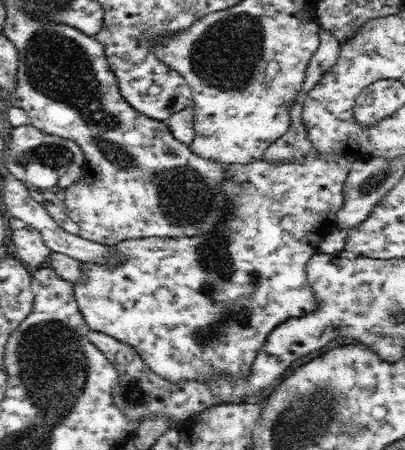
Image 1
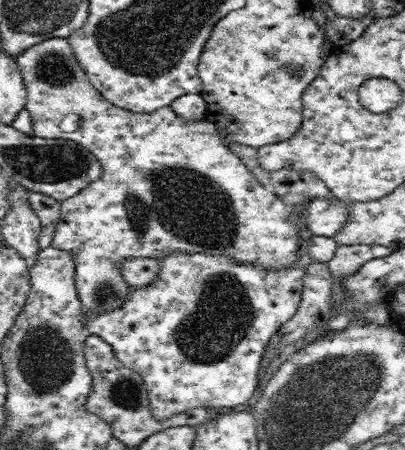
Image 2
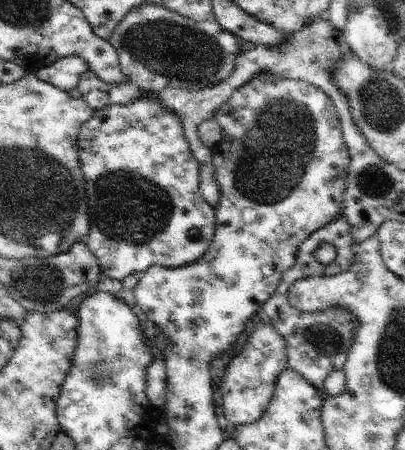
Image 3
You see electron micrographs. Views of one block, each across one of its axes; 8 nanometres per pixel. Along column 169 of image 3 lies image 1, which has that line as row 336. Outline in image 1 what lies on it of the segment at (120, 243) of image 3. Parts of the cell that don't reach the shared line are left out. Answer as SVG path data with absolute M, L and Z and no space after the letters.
M314 146L310 152L304 156L304 160L292 160L292 162L268 162L264 158L258 158L252 164L238 166L230 164L226 166L224 182L220 184L222 200L224 200L224 212L228 214L220 224L214 226L212 232L208 234L198 234L198 236L188 236L188 238L136 238L136 240L124 240L112 246L112 254L116 264L84 264L82 262L82 280L74 284L74 298L78 302L78 308L82 316L86 318L90 330L108 334L110 338L116 338L128 346L134 346L144 364L158 376L168 378L170 382L190 382L190 384L202 384L202 380L210 378L212 374L232 374L236 378L246 378L248 370L252 368L256 356L260 354L262 346L266 344L268 336L276 326L282 322L288 322L290 318L300 318L310 312L318 310L318 296L316 290L310 286L310 280L306 276L308 262L318 254L318 246L328 236L330 232L338 230L336 222L340 212L346 206L346 196L344 196L344 184L348 180L348 172L352 170L350 164L354 164L354 156L348 154L320 154Z

